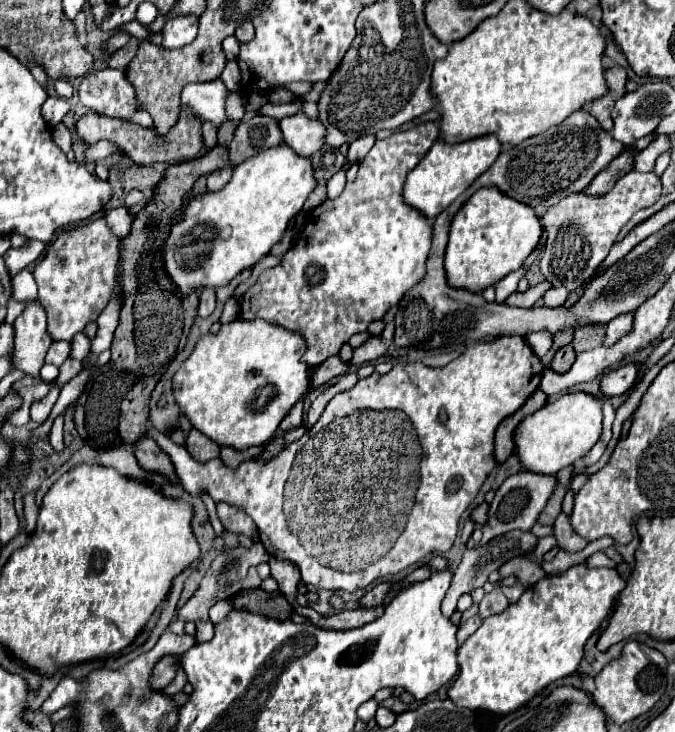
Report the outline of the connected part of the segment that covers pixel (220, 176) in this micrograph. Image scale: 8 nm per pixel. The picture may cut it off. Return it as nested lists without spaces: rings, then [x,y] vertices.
[[[226,167],[222,171],[214,171],[208,175],[208,191],[220,191],[232,177],[232,167]]]

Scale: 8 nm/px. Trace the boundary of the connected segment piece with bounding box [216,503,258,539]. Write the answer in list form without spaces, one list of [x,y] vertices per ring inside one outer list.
[[[216,503],[216,511],[218,511],[218,517],[224,525],[224,529],[228,533],[234,533],[234,535],[246,535],[246,537],[254,537],[258,535],[258,529],[254,525],[252,519],[248,519],[246,513],[234,509],[232,505],[228,503]]]

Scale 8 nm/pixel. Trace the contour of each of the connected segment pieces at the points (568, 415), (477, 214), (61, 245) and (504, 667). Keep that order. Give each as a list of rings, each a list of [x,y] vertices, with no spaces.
[[[564,393],[526,417],[516,431],[516,453],[522,465],[534,473],[556,475],[560,469],[584,457],[602,435],[600,399],[590,393]]]
[[[496,187],[478,189],[458,209],[458,213],[450,225],[450,241],[446,247],[446,263],[444,263],[448,283],[452,283],[452,287],[464,287],[470,291],[482,291],[482,289],[494,285],[510,271],[516,271],[522,267],[526,257],[536,249],[540,235],[542,235],[542,225],[532,207],[508,197],[506,193],[500,193],[500,189],[496,189]]]
[[[90,219],[84,225],[74,225],[48,245],[44,259],[34,267],[38,299],[48,313],[48,333],[54,341],[72,341],[72,337],[98,319],[108,305],[116,285],[118,237],[110,233],[102,219]]]
[[[586,563],[572,565],[564,573],[542,577],[536,585],[528,587],[522,593],[522,597],[516,603],[512,603],[506,611],[488,617],[480,625],[480,629],[474,635],[470,635],[462,647],[458,647],[460,675],[456,683],[448,689],[448,697],[460,707],[482,709],[500,715],[508,715],[518,707],[526,705],[550,683],[568,677],[578,669],[584,653],[584,643],[610,615],[624,587],[626,581],[620,577],[616,569],[588,567]]]

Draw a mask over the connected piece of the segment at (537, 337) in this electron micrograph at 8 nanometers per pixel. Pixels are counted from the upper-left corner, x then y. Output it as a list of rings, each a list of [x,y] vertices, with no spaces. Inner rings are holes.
[[[532,333],[532,335],[526,337],[526,341],[530,343],[530,347],[534,349],[534,353],[538,357],[544,357],[548,353],[548,349],[552,347],[552,339],[550,339],[548,333],[546,335],[544,333]]]

